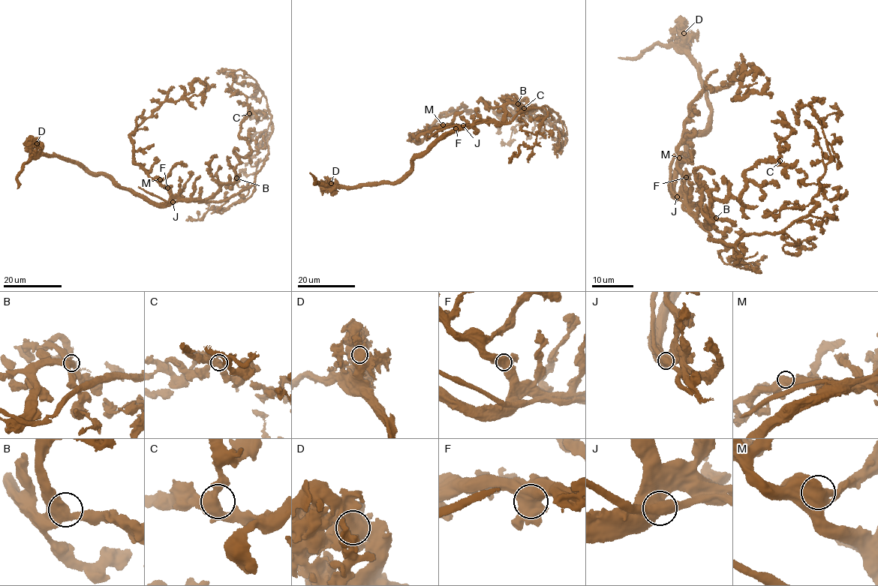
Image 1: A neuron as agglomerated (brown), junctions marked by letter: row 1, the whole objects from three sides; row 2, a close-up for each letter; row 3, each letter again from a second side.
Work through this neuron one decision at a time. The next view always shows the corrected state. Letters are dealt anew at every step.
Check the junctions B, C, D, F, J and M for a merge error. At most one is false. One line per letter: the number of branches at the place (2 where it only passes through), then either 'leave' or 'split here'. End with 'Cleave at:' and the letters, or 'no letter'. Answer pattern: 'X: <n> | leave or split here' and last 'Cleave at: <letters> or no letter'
B: 2 | leave
C: 2 | leave
D: 2 | leave
F: 2 | leave
J: 2 | split here
M: 2 | leave
Cleave at: J

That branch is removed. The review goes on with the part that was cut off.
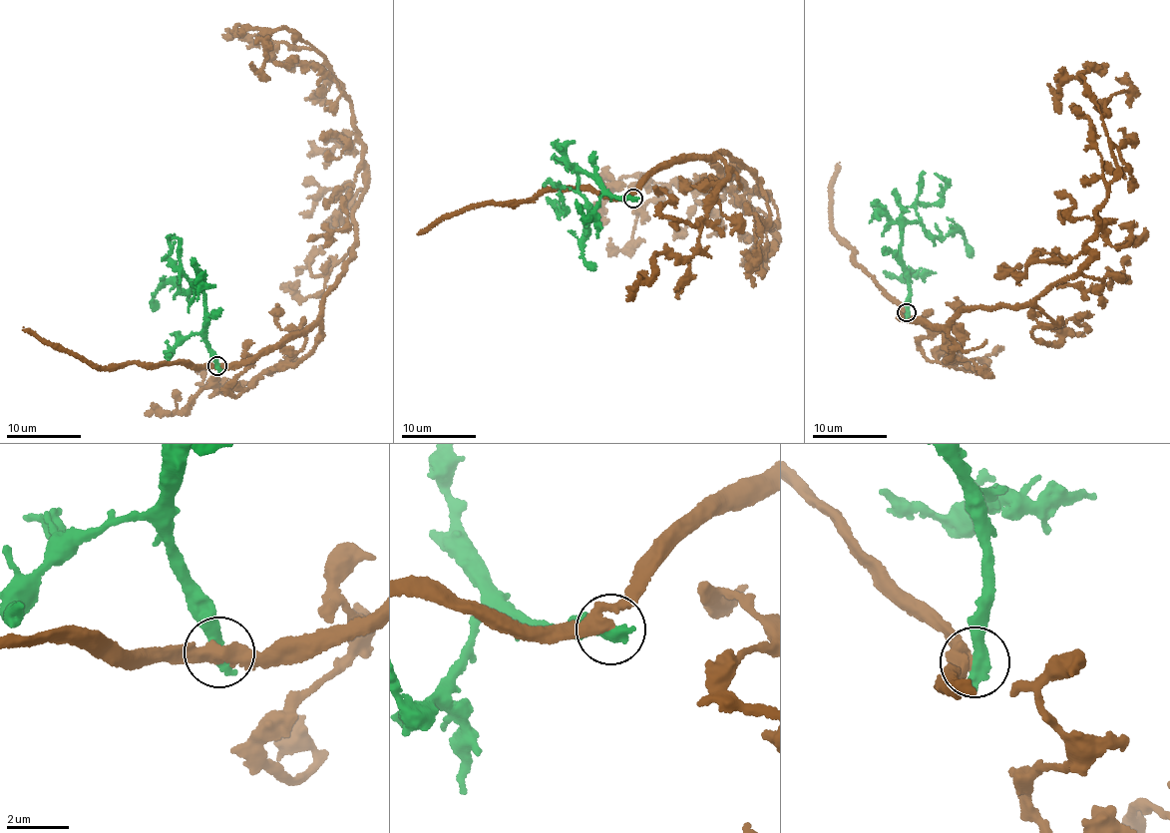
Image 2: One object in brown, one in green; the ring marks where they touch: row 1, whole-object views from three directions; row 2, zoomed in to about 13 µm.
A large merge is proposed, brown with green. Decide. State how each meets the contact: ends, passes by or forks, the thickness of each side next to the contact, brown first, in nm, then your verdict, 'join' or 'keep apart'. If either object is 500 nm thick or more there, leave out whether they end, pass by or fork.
380 nm thick on the brown side, 500 nm on the other; keep apart

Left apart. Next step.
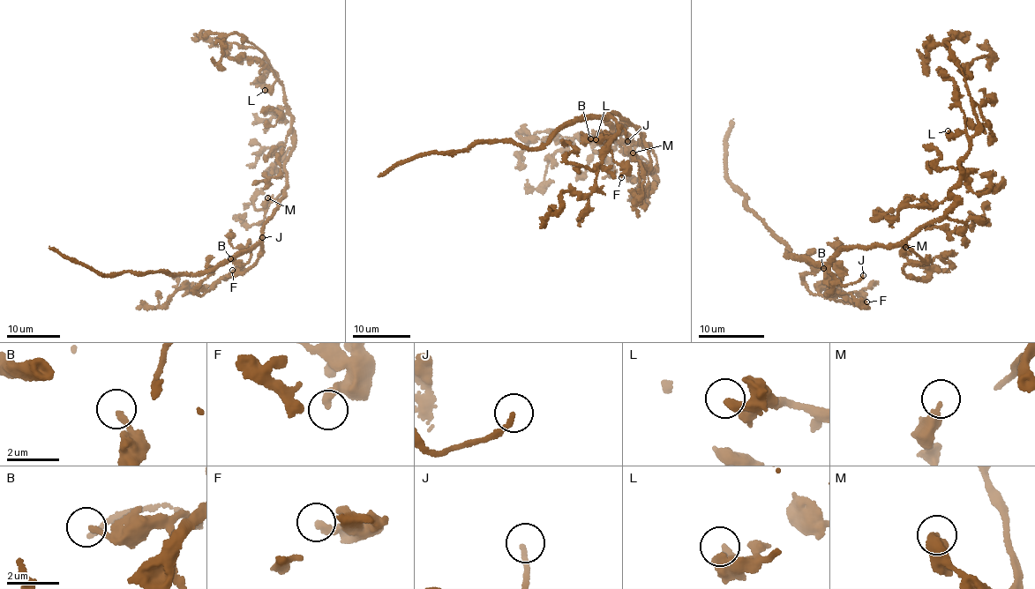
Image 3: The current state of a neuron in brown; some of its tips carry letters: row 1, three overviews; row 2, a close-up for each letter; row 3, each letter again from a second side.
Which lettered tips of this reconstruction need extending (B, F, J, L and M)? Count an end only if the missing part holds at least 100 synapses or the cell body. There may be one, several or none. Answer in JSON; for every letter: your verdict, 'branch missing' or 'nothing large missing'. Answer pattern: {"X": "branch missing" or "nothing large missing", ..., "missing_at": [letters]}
{"B": "nothing large missing", "F": "nothing large missing", "J": "branch missing", "L": "nothing large missing", "M": "nothing large missing", "missing_at": ["J"]}

